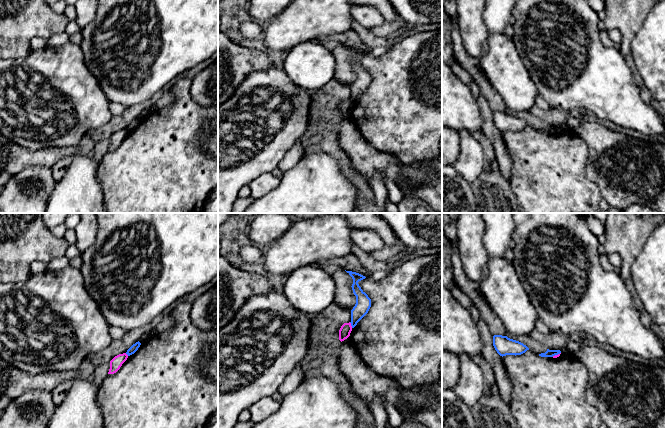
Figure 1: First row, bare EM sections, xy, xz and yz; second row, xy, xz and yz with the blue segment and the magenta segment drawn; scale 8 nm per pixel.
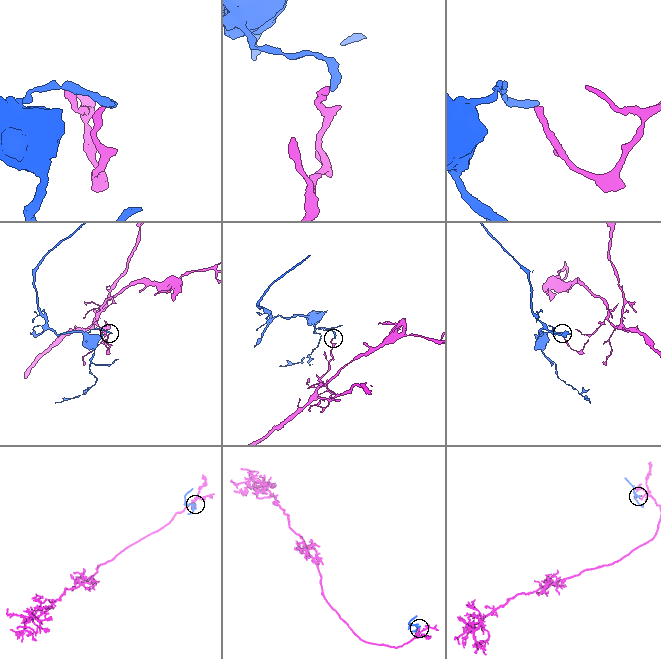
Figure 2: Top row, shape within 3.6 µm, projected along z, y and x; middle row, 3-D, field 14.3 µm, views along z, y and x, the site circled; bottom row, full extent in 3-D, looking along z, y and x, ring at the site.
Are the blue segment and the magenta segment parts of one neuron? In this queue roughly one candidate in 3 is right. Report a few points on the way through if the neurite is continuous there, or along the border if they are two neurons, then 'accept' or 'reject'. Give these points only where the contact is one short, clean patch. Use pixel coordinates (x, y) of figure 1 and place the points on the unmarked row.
along xz (349, 98), (352, 103) | reject

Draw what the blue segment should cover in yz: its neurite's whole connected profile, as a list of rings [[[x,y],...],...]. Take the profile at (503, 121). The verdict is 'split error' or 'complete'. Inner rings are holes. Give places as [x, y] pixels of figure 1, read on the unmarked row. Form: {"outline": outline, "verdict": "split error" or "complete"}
{"outline": [[[502,111],[493,112],[493,122],[502,133],[506,131],[521,131],[529,126],[523,119]]], "verdict": "complete"}

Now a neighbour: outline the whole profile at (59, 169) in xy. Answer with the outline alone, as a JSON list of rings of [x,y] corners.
[[[66,156],[58,160],[52,167],[52,176],[56,182],[60,181],[65,175],[68,167],[72,162],[71,156]]]

